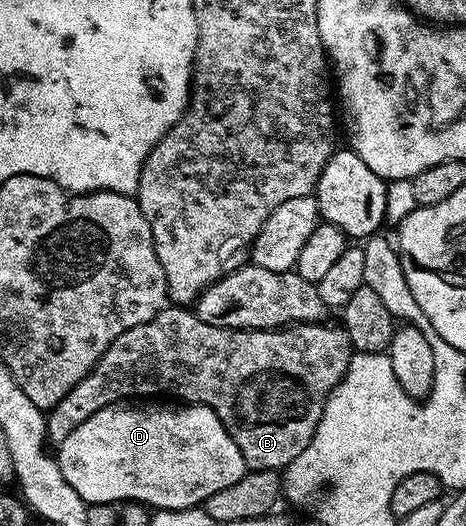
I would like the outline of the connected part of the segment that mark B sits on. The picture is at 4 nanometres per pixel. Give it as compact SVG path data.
M187 307L162 309L157 316L149 319L149 323L141 323L137 327L117 335L117 339L113 339L113 343L109 343L105 355L101 355L101 359L89 371L89 375L85 375L85 379L81 379L81 383L77 383L77 387L73 387L73 391L69 391L69 395L65 395L65 399L61 399L61 403L57 403L49 410L46 414L48 442L64 441L76 427L81 427L81 423L85 423L85 419L89 419L89 415L97 415L97 411L101 411L105 407L126 402L128 399L155 399L158 398L155 397L158 393L164 393L167 396L164 398L178 399L180 402L192 405L204 405L215 412L217 419L221 419L221 423L229 431L233 443L237 443L248 470L286 470L287 465L293 463L293 459L297 459L297 455L301 455L301 451L305 451L305 447L309 447L309 443L313 439L313 431L317 431L317 423L323 414L327 396L341 383L353 356L351 340L342 324L331 324L314 321L308 325L289 325L285 329L230 329L229 327L213 327L209 323L205 323Z

